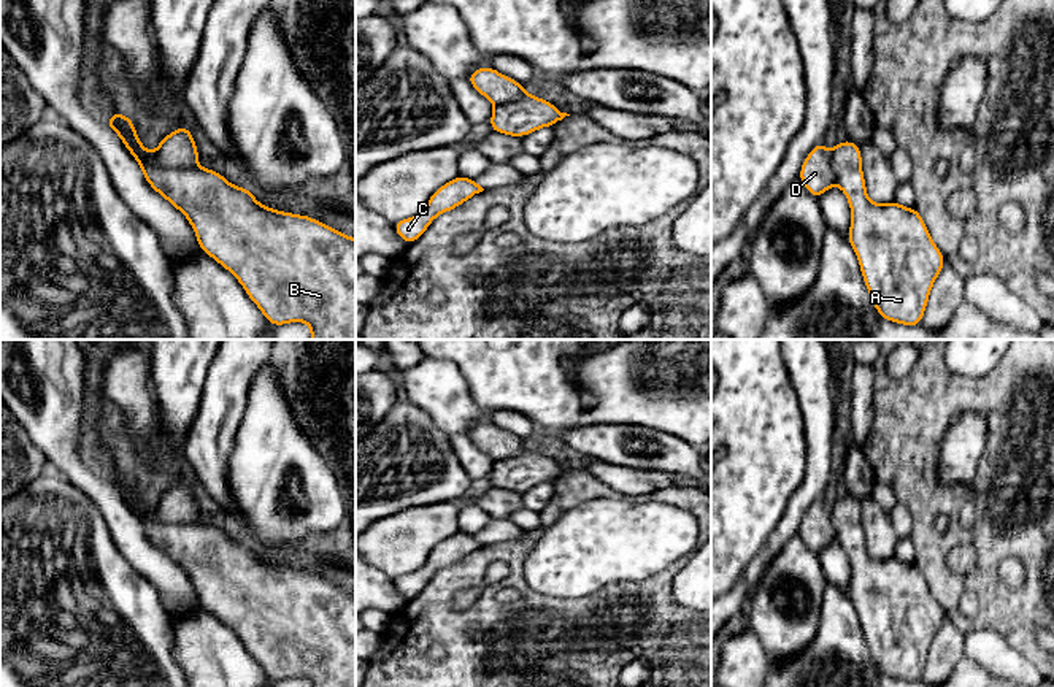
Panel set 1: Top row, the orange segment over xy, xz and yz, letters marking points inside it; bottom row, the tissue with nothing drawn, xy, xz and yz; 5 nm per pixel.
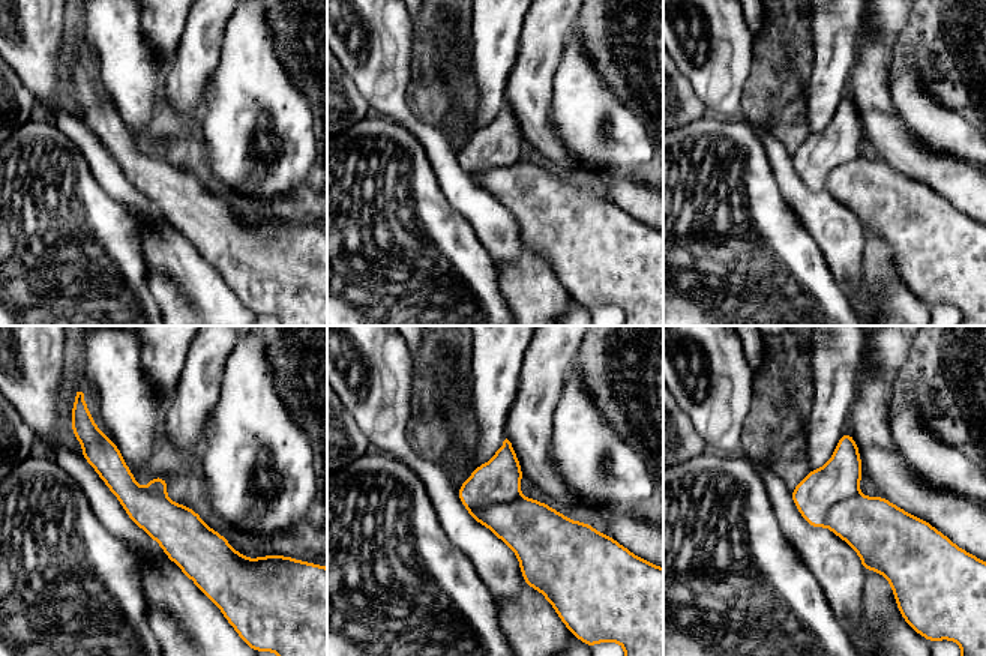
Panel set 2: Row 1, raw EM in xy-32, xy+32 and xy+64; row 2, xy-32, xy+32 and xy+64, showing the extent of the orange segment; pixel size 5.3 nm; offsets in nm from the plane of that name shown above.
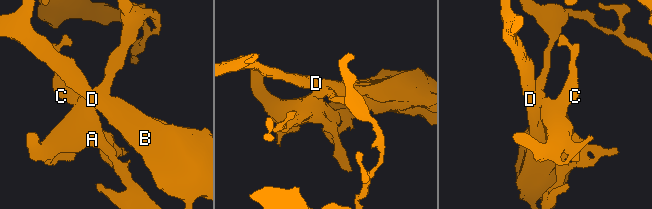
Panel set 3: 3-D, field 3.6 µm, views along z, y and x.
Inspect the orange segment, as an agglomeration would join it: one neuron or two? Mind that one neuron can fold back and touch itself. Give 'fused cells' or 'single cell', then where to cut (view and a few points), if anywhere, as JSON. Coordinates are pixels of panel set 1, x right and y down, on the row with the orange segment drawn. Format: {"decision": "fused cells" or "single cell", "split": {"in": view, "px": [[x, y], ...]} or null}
{"decision": "single cell", "split": null}

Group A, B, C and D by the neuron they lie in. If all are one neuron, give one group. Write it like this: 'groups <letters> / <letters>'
groups A B C D

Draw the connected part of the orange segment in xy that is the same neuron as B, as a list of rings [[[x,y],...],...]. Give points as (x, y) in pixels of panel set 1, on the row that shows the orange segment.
[[[114,111],[105,124],[122,138],[148,184],[187,217],[198,248],[240,281],[273,327],[306,322],[311,327],[310,340],[356,340],[356,240],[352,236],[306,214],[297,216],[267,208],[254,198],[251,189],[237,187],[221,173],[200,168],[197,165],[198,148],[186,125],[165,135],[151,154],[138,140],[135,124],[127,116]]]

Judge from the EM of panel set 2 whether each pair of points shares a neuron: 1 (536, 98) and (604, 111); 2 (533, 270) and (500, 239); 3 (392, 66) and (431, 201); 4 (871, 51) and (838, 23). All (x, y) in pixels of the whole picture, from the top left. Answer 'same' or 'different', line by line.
1: different
2: different
3: different
4: different

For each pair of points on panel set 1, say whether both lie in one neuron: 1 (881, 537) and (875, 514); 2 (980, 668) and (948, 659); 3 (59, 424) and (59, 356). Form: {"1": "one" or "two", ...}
{"1": "one", "2": "two", "3": "one"}

